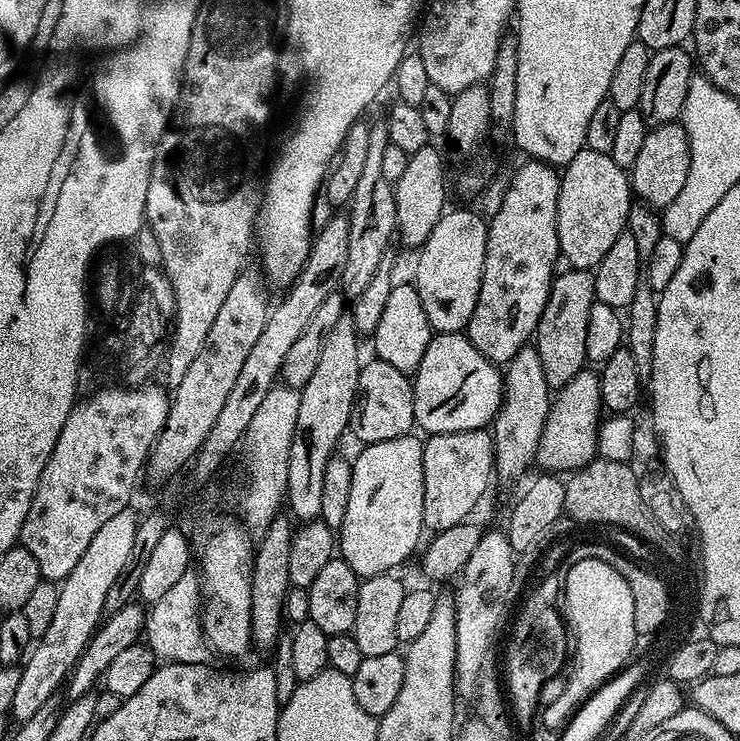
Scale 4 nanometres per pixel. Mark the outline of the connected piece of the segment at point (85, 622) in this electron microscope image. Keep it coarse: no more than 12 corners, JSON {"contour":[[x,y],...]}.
{"contour":[[118,510],[59,585],[23,661],[11,718],[57,695],[130,562],[138,516]]}

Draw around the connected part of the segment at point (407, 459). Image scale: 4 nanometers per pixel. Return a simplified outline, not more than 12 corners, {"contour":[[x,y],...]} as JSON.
{"contour":[[424,440],[351,461],[338,556],[361,578],[396,570],[425,535]]}

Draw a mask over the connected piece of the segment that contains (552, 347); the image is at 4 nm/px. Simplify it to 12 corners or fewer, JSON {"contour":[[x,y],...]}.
{"contour":[[594,275],[553,279],[534,347],[549,389],[589,363]]}

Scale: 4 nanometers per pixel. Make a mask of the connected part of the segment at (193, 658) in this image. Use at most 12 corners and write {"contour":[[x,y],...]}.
{"contour":[[187,572],[145,613],[159,661],[203,664],[199,577]]}

